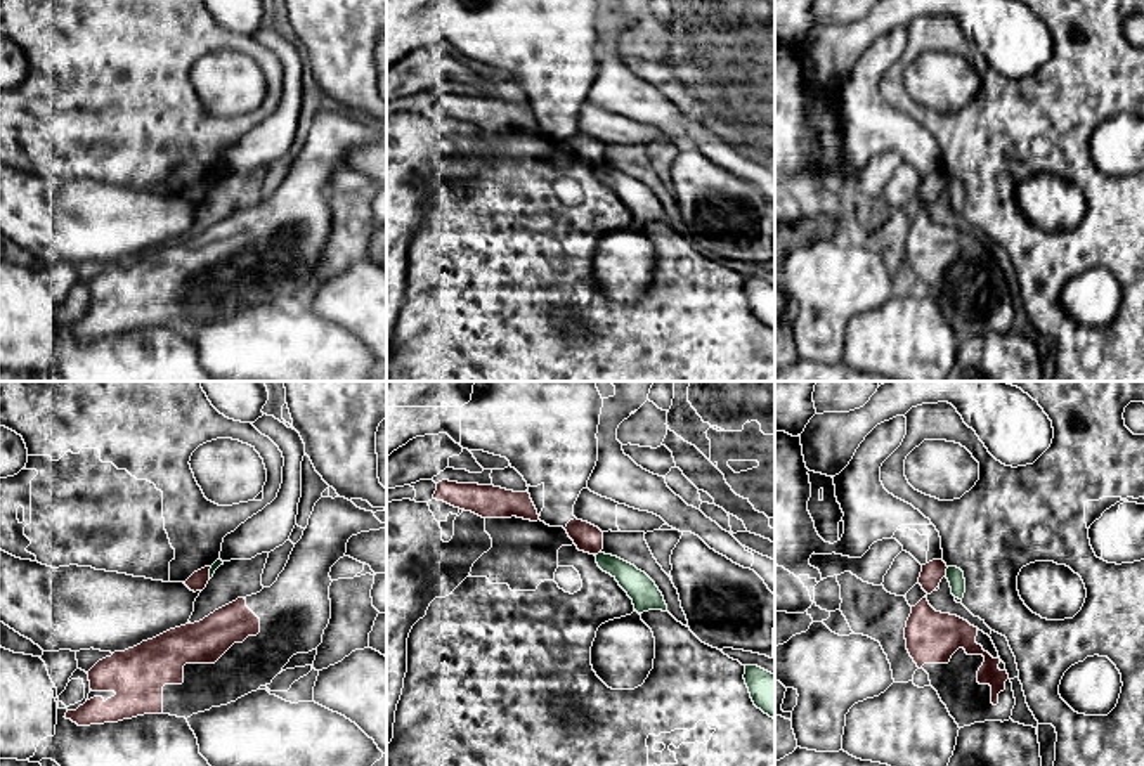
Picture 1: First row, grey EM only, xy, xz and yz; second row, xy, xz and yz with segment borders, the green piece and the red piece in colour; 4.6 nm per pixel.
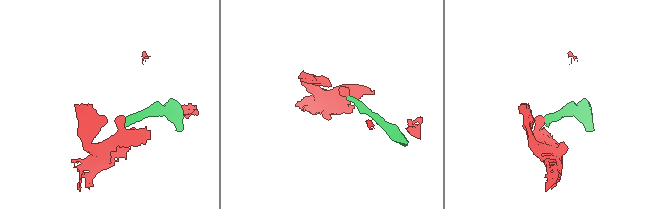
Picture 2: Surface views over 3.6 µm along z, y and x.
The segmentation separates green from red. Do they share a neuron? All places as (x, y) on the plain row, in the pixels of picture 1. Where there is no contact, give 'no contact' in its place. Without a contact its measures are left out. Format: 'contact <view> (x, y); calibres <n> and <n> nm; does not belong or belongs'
contact yz (947, 184); calibres 80 and 150 nm; does not belong

